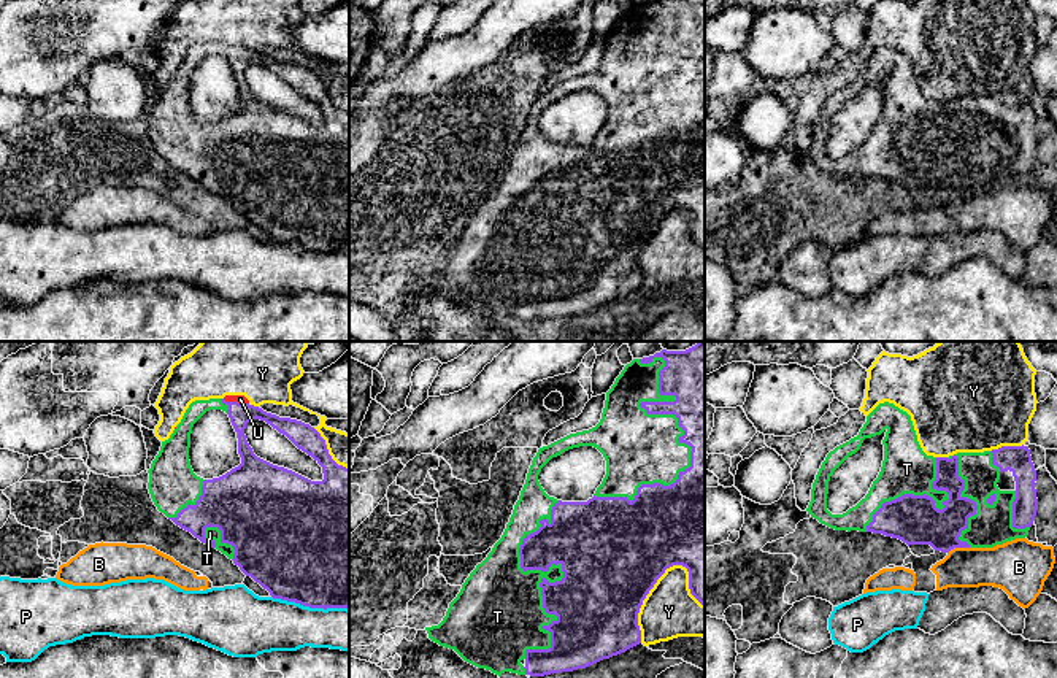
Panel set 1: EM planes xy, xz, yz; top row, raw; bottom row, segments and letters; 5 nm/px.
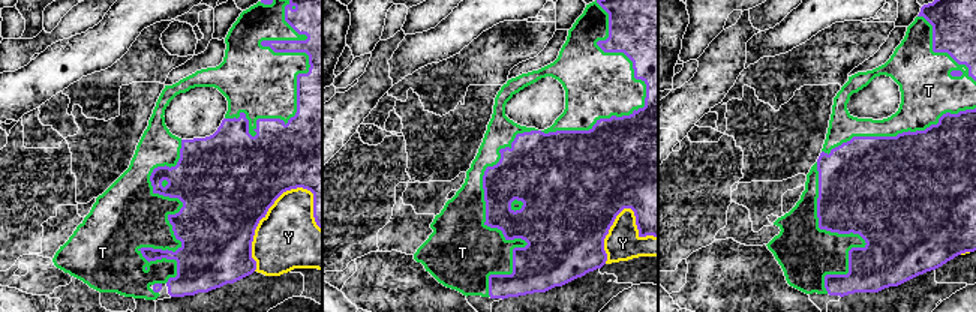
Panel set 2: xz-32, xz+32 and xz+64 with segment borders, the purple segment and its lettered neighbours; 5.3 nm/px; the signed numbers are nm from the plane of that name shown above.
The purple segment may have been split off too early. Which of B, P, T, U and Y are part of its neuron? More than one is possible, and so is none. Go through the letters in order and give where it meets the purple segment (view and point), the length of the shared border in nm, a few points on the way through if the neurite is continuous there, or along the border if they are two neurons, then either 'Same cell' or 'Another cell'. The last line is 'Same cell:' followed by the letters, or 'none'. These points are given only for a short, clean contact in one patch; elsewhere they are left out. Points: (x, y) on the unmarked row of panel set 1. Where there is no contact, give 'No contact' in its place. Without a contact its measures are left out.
B: Touches purple at yz (957, 191). Shared border 120 nm. Another cell
P: Touches purple at xy (310, 251). Shared border 400 nm. Another cell
T: Touches purple at xz (683, 73). Shared border 800 nm. Same cell
U: Touches purple at xy (235, 46). Shared border 140 nm. Another cell
Y: Touches purple at xz (645, 242). Shared border 460 nm. Another cell
Same cell: T

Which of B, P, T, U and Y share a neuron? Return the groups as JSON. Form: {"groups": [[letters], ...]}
{"groups": [["B"], ["P"], ["T"], ["U", "Y"]]}

